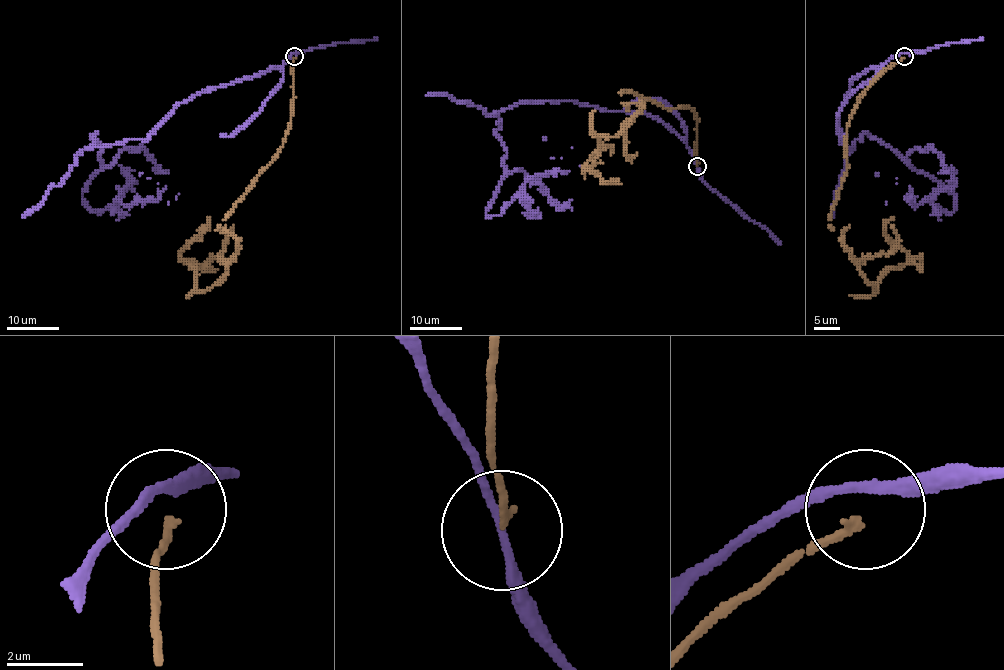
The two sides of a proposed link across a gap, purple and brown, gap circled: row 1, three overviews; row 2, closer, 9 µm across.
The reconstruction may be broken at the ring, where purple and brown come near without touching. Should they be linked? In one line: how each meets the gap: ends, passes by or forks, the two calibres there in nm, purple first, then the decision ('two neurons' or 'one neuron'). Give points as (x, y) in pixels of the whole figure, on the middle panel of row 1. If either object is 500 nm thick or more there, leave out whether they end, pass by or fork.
purple passes by; brown ends; calibres 240 and 220 nm; two neurons

